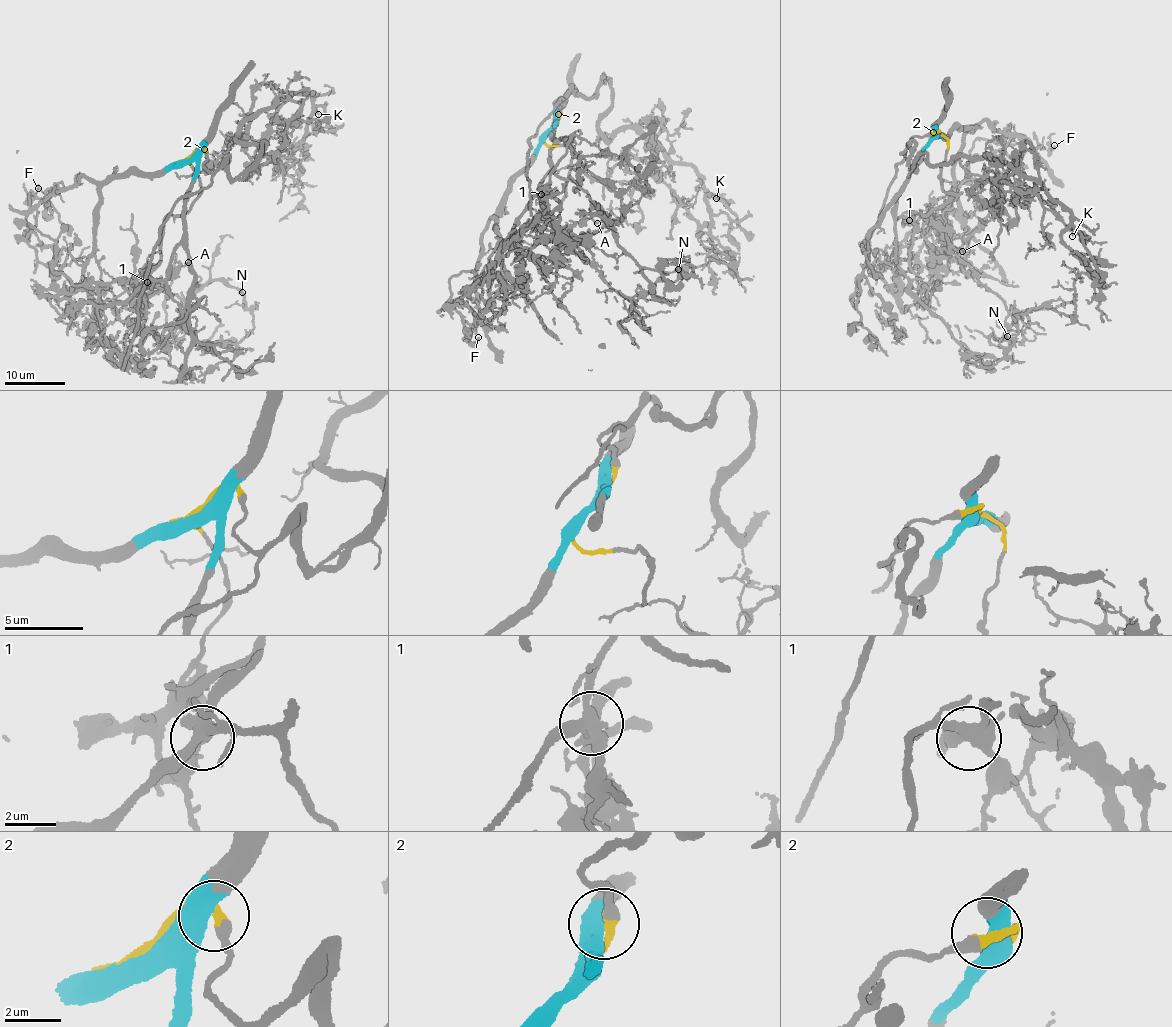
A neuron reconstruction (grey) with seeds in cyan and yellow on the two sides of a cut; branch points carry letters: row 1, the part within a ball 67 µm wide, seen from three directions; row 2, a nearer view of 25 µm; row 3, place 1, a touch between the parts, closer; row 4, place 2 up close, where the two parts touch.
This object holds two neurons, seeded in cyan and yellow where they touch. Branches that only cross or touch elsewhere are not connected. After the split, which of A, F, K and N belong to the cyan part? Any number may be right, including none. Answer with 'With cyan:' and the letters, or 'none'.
With cyan: A, F, N

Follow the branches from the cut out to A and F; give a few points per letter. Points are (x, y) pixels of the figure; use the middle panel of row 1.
A: (548, 131), (556, 124), (553, 164), (541, 189), (545, 206), (541, 215), (557, 231), (586, 218), (598, 223)
F: (548, 131), (529, 163), (511, 178), (483, 236), (476, 269), (480, 313), (467, 341), (477, 337)

